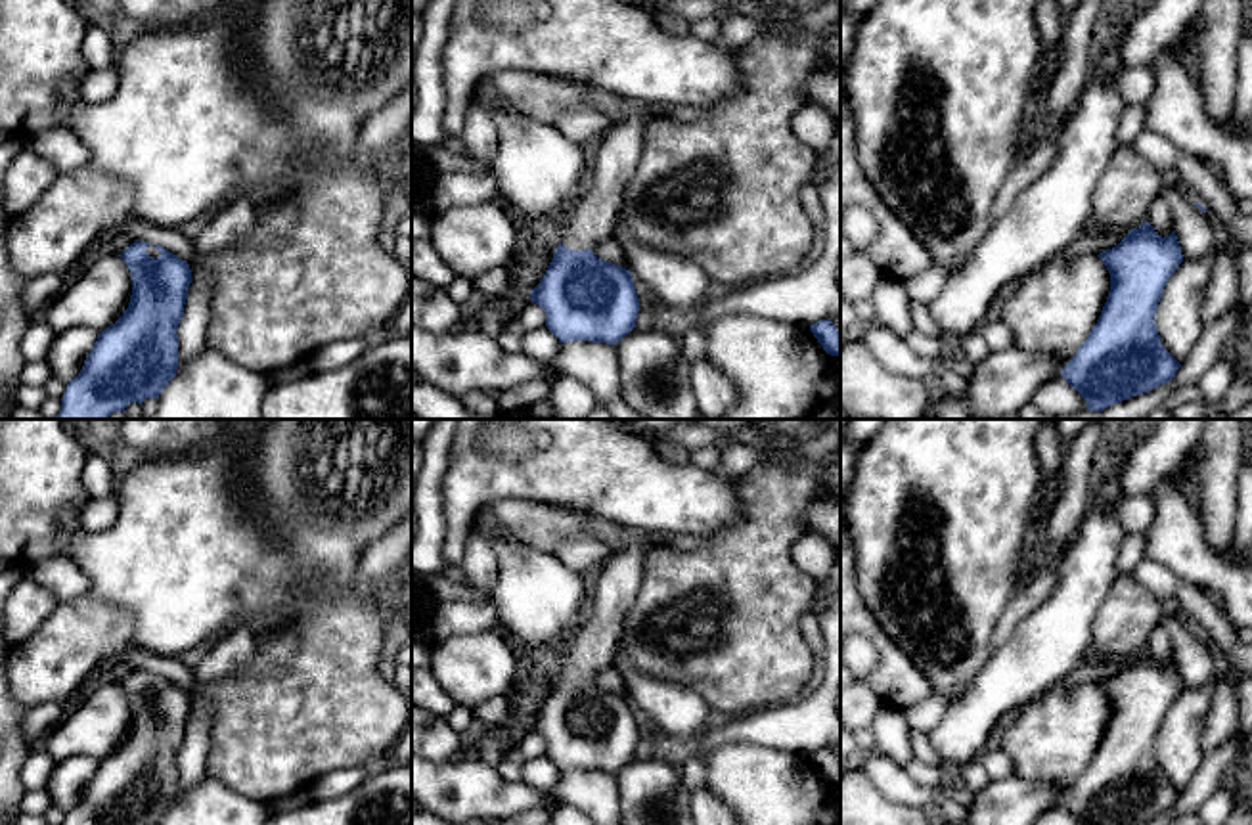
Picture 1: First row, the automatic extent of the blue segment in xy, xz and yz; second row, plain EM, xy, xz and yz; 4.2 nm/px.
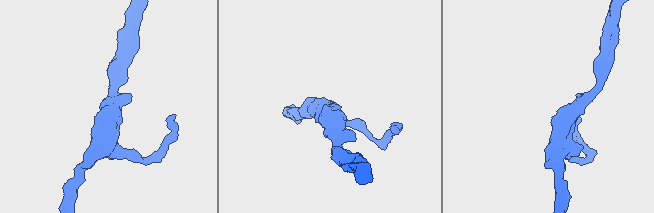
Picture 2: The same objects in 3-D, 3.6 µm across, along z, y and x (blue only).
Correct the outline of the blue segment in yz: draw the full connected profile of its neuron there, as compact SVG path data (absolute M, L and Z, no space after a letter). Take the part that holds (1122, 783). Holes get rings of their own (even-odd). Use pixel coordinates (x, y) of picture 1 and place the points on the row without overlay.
M1145 649L1141 655L1129 658L1116 676L1107 678L1097 685L1105 691L1110 702L1110 720L1097 752L1093 754L1082 775L1076 779L1072 789L1062 796L1061 804L1082 825L1137 825L1172 810L1181 796L1181 792L1162 775L1154 752L1162 720L1170 704L1183 691L1181 676L1175 660L1162 666Z

